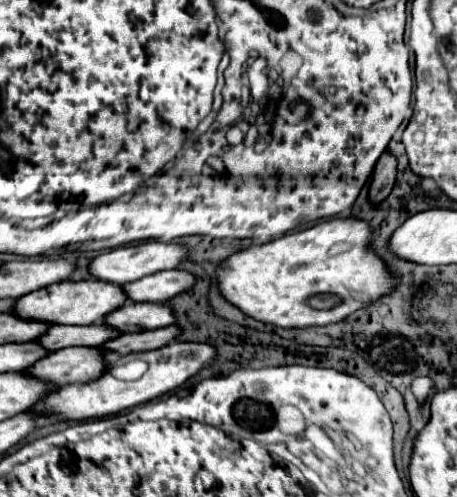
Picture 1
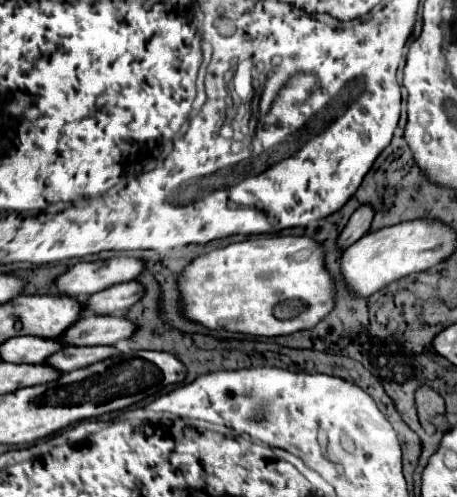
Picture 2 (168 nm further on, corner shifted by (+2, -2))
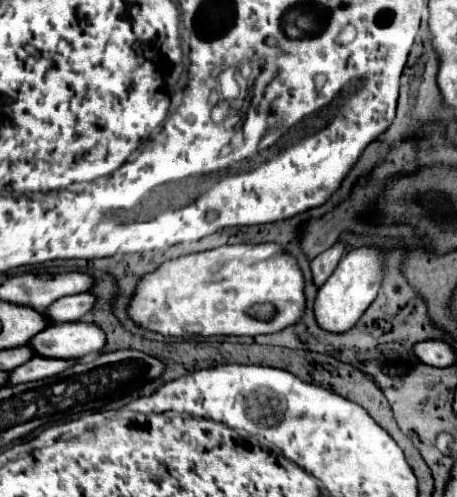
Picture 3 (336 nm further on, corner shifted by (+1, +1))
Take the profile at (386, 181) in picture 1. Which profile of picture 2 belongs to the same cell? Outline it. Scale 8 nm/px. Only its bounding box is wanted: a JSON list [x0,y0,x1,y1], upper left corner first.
[339,205,375,247]

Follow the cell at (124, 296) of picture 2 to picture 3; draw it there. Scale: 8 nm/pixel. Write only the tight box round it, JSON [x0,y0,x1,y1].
[44,292,94,324]

